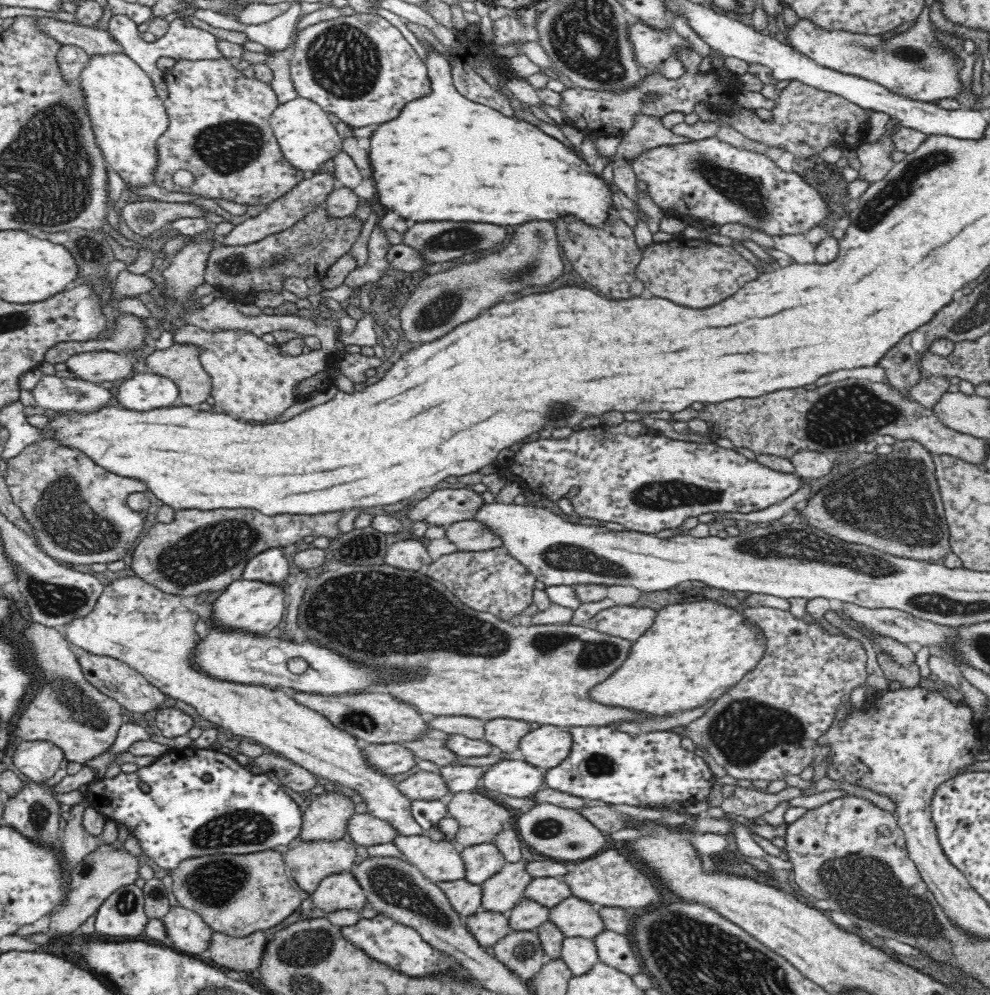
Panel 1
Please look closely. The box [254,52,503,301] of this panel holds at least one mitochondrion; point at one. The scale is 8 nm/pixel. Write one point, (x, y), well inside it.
(459, 238)

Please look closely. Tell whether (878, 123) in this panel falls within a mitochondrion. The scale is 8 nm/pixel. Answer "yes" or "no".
no

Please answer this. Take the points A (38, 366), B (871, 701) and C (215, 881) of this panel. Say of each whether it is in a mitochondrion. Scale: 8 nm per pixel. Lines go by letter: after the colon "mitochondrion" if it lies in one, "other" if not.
A: other
B: other
C: mitochondrion

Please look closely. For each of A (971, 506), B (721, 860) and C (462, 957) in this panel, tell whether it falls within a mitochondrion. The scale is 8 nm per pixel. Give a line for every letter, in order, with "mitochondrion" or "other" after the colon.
A: other
B: other
C: other

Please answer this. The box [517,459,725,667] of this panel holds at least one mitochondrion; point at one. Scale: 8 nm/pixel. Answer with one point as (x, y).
(564, 556)

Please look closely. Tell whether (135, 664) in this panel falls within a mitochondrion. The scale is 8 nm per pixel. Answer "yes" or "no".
no

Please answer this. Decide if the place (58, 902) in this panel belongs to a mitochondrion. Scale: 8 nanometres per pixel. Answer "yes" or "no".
no

